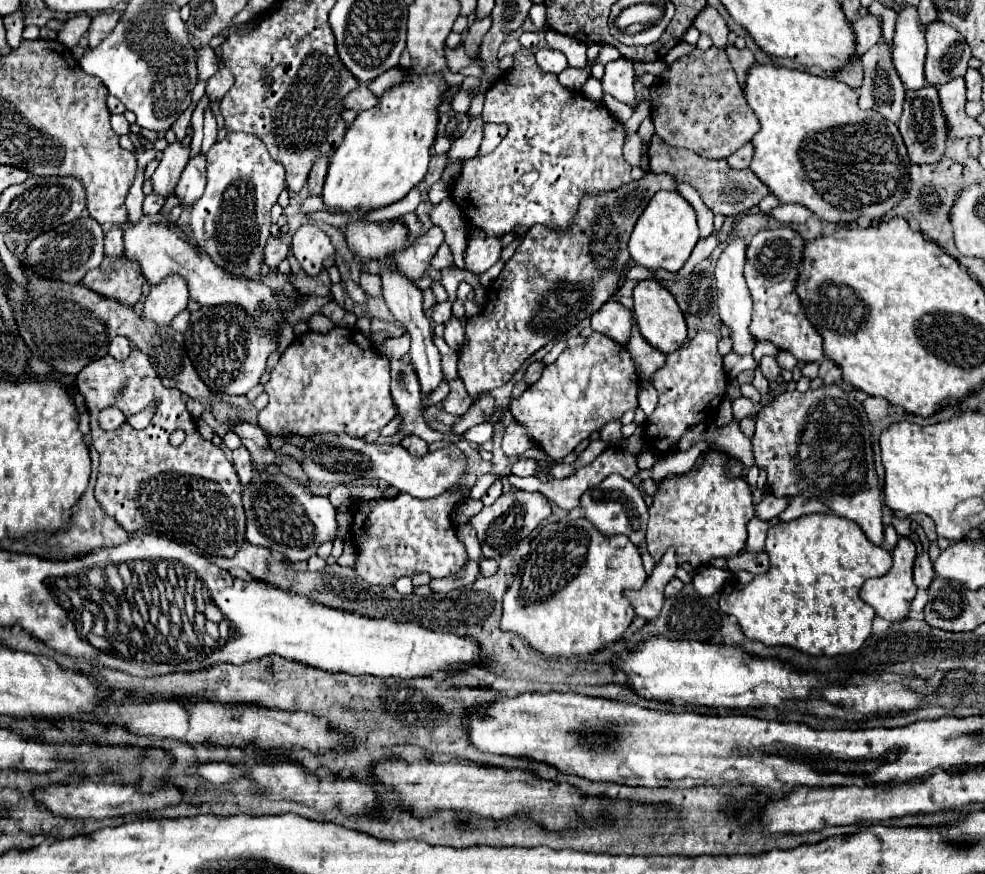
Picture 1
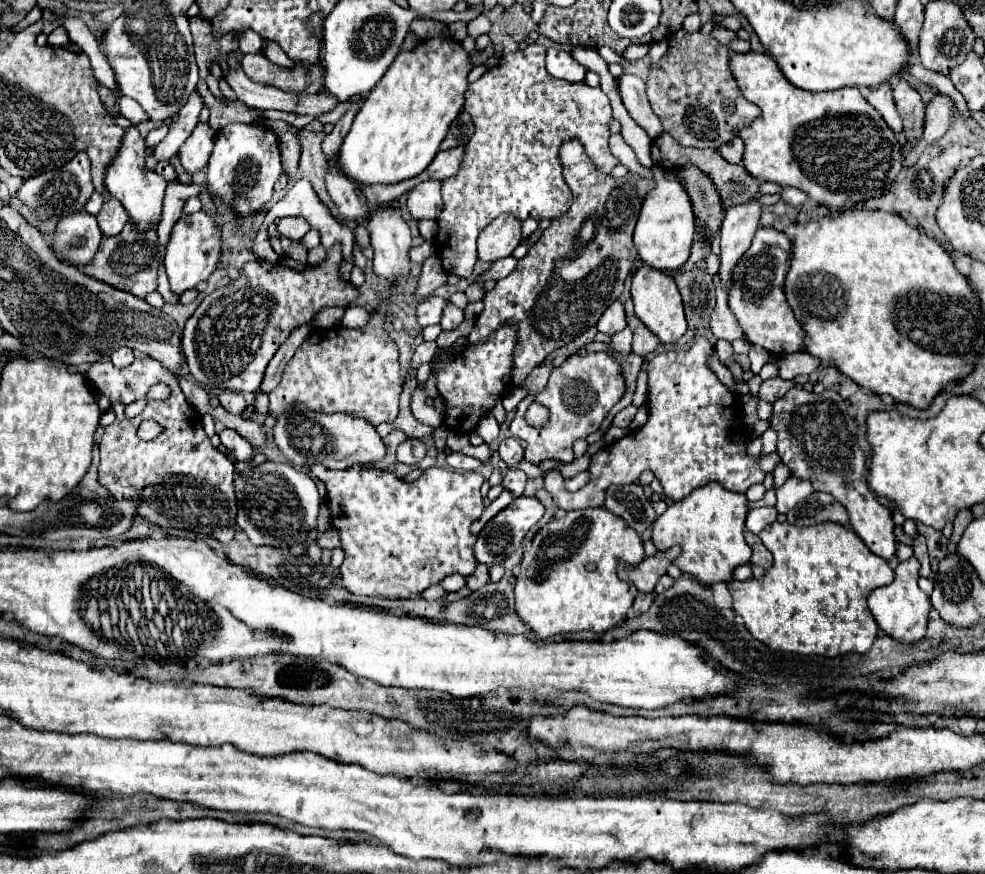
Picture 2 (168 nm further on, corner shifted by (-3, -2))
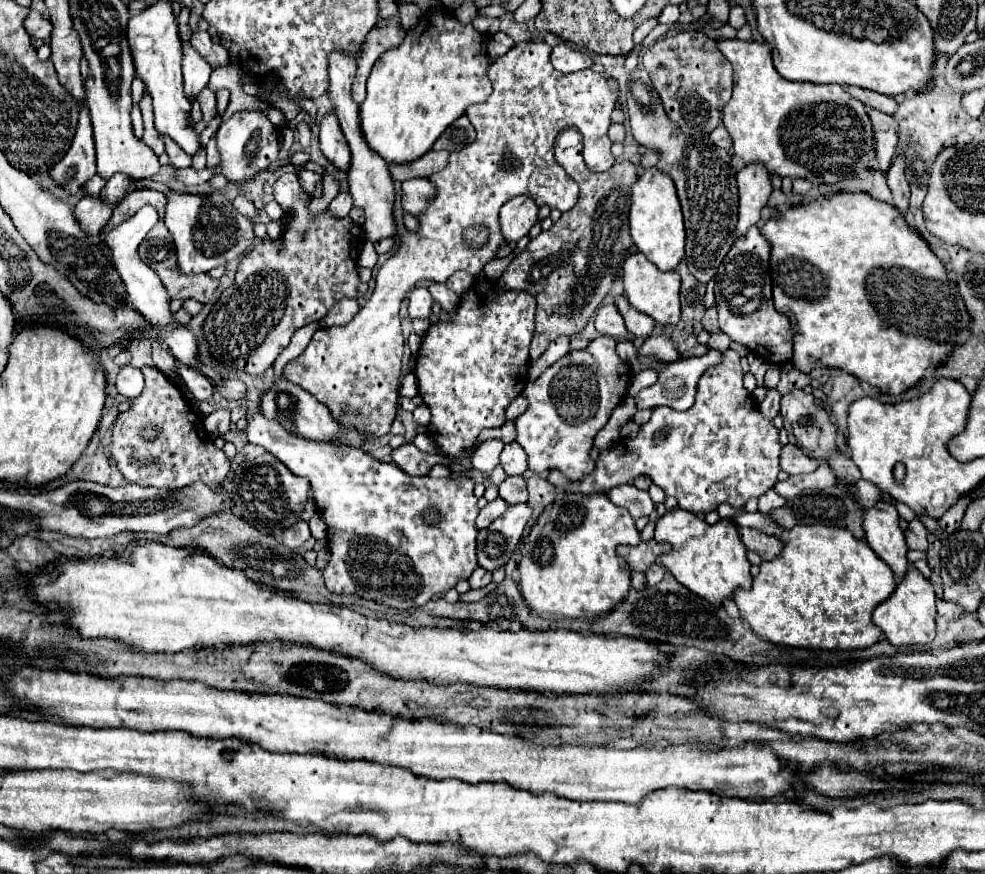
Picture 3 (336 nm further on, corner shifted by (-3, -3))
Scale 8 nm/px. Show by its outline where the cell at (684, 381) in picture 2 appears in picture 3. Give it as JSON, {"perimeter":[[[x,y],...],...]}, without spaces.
{"perimeter":[[[728,349],[722,357],[722,365],[704,371],[700,377],[696,401],[688,411],[654,407],[650,421],[640,427],[636,437],[624,437],[620,445],[600,451],[596,467],[586,479],[570,483],[560,471],[552,469],[548,481],[564,493],[606,495],[616,485],[648,475],[666,495],[678,499],[680,509],[692,513],[716,511],[724,501],[740,509],[750,497],[764,495],[776,483],[780,471],[778,429],[758,413],[754,397],[744,389],[740,355]]]}

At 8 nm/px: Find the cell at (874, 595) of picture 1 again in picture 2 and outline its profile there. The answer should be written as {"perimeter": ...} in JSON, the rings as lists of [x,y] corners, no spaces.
{"perimeter":[[[914,556],[906,562],[900,562],[896,566],[894,582],[884,588],[876,588],[868,596],[868,608],[870,608],[872,616],[876,618],[876,624],[880,626],[880,630],[884,630],[888,636],[892,636],[894,640],[904,642],[904,644],[920,642],[926,636],[926,626],[930,620],[928,614],[932,610],[930,596],[926,592],[922,592],[918,586],[918,578],[920,578],[918,568],[920,568],[920,564],[916,562]]]}

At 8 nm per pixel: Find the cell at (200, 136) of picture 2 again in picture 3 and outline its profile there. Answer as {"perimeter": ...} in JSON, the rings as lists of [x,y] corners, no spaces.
{"perimeter":[[[206,87],[206,89],[200,93],[198,103],[200,103],[200,107],[202,107],[202,121],[204,121],[204,123],[210,123],[210,121],[216,117],[216,97],[214,97],[214,93]]]}

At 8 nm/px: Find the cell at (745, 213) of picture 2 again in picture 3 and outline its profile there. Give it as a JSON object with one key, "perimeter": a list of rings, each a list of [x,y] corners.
{"perimeter":[[[746,165],[738,175],[738,223],[736,235],[744,235],[752,225],[758,223],[762,207],[768,203],[772,193],[770,175],[762,165]]]}

